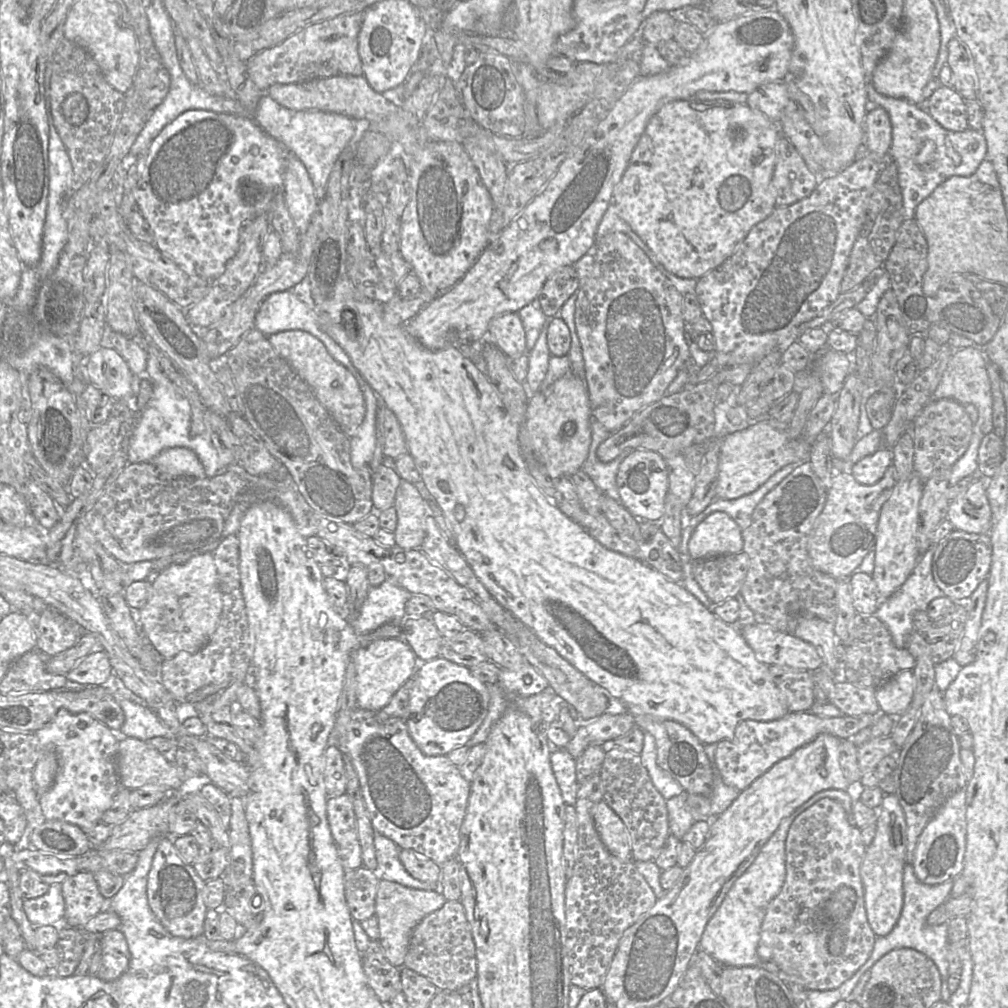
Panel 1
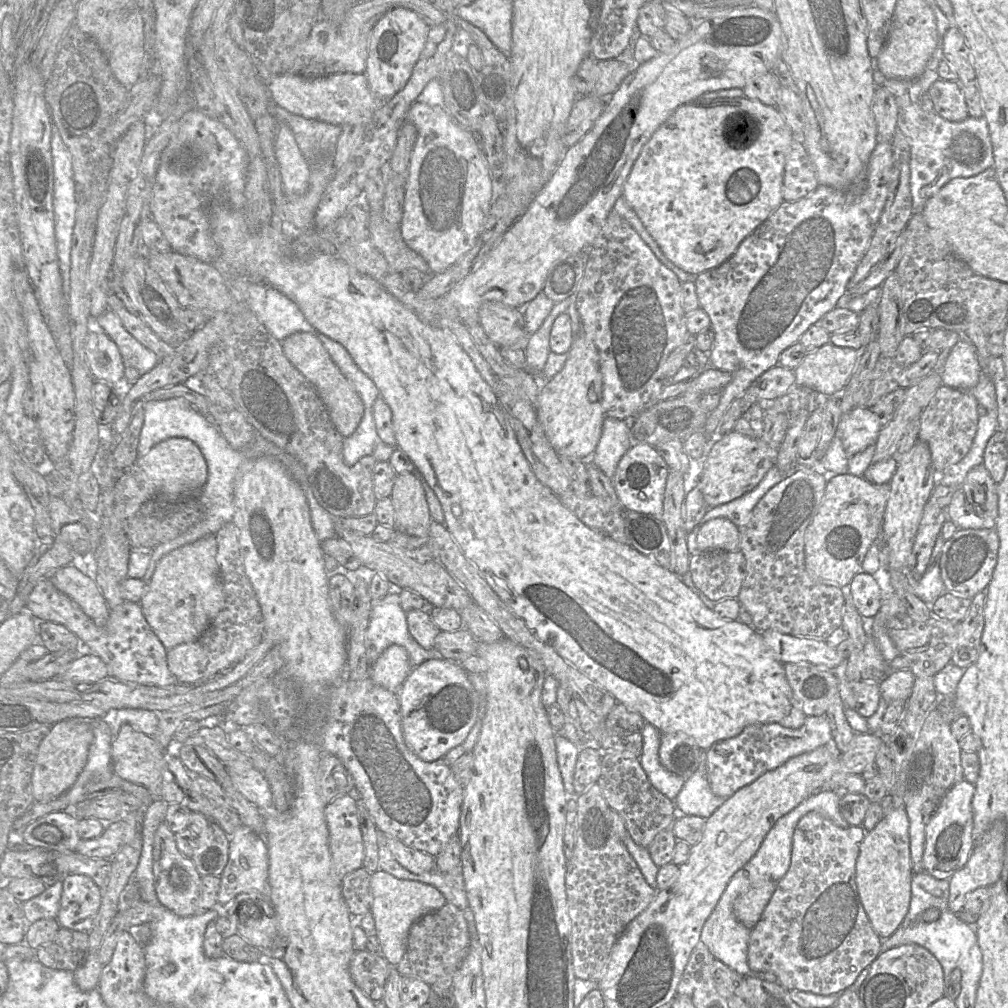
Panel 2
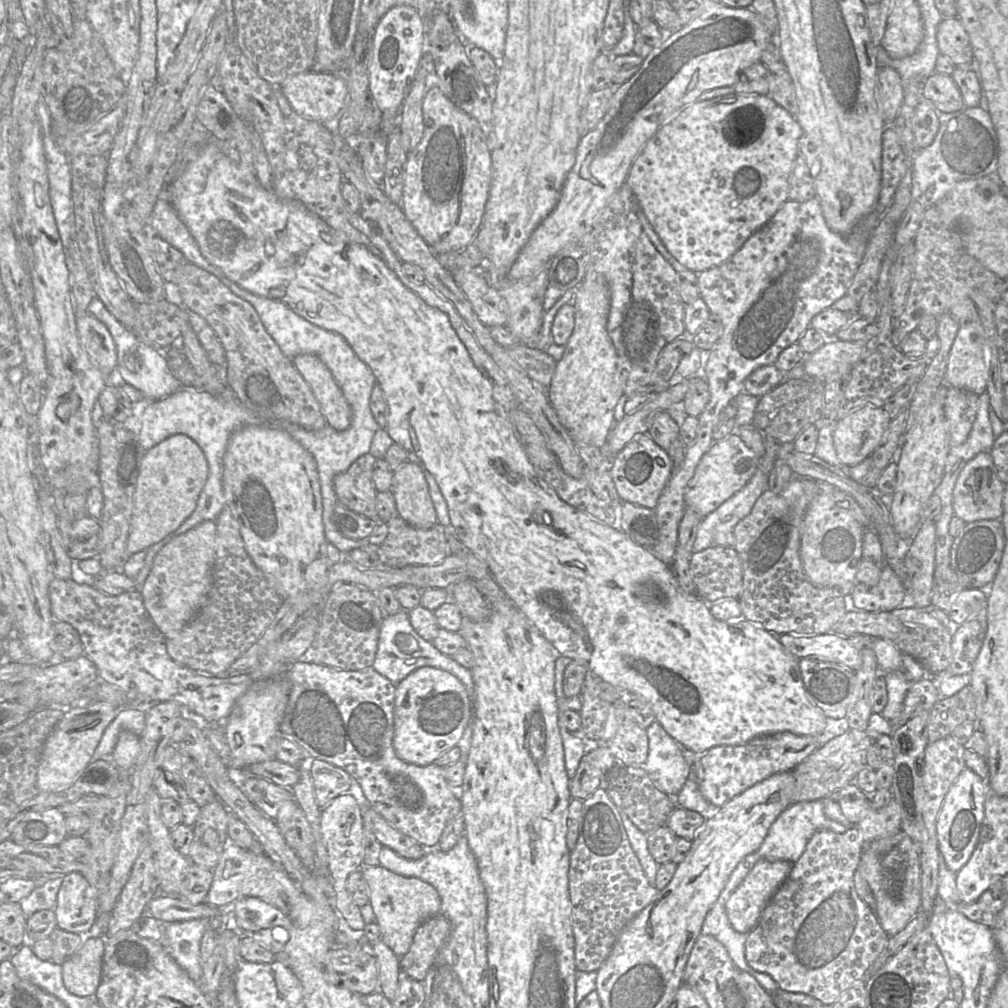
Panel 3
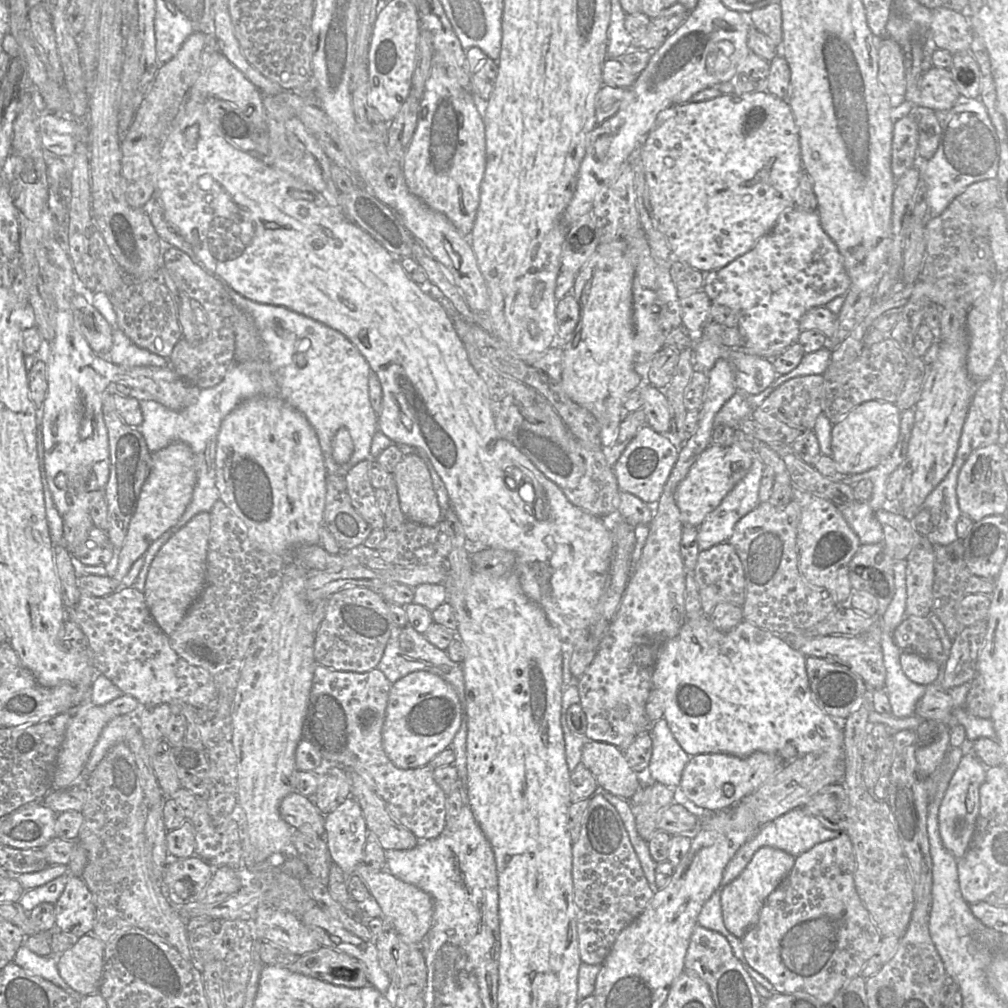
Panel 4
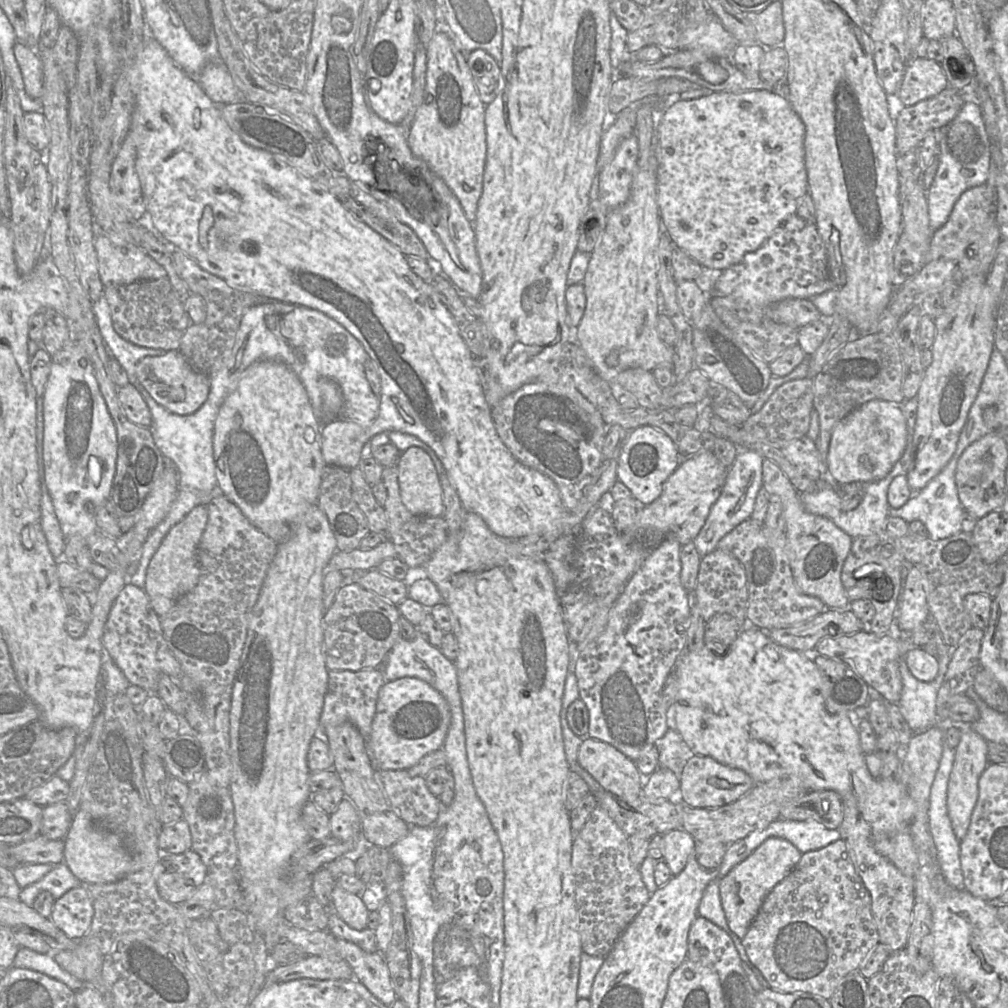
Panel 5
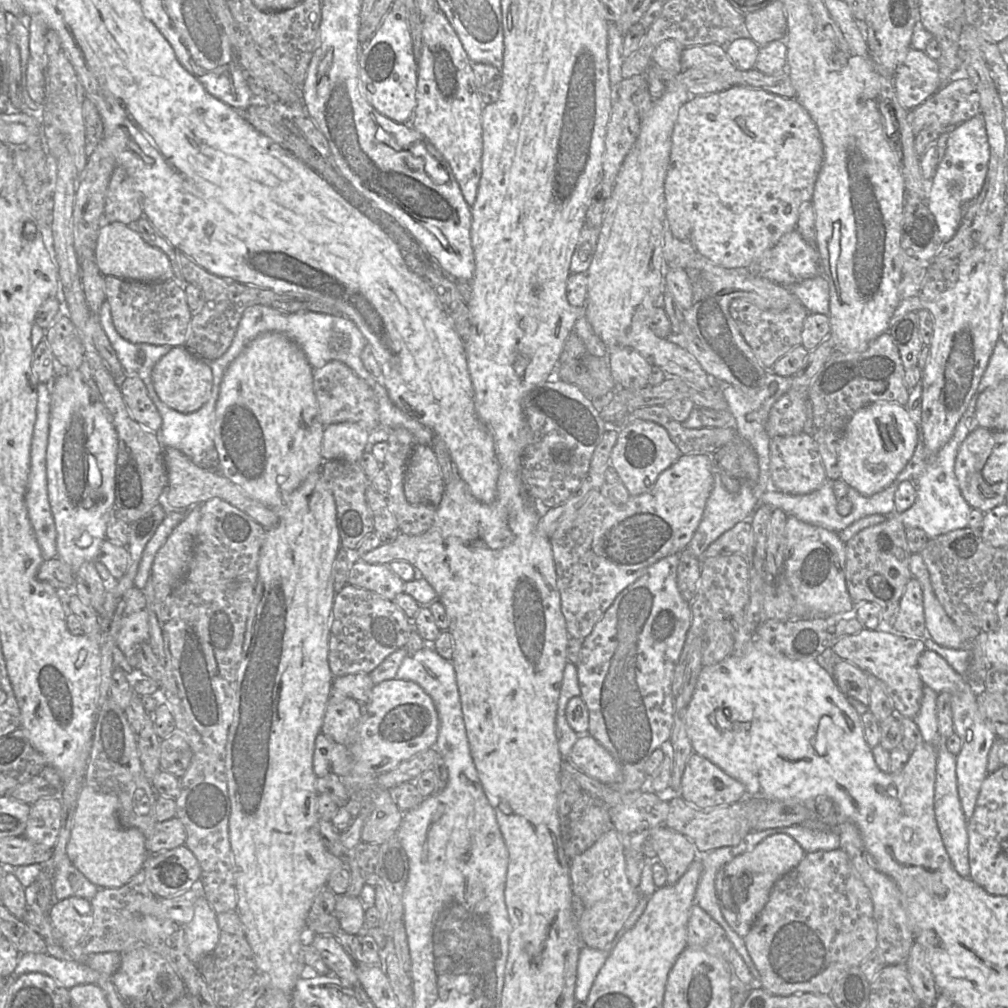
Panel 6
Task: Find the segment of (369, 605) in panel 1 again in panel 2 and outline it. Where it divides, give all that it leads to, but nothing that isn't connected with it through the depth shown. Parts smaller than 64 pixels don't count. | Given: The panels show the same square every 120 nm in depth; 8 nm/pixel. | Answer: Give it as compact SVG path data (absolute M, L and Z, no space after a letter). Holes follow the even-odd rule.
M392 589L382 599L375 601L372 606L370 621L365 634L364 647L365 656L370 665L372 665L379 656L391 645L400 645L406 649L412 669L429 659L442 658L437 650L422 648L410 635L406 612L400 606L400 596L397 589Z

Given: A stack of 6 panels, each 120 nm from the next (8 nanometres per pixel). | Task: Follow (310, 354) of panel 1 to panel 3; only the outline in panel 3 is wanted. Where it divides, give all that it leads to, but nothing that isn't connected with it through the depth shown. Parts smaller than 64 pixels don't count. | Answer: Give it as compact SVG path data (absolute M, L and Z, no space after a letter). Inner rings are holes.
M299 354L292 363L310 386L326 422L337 431L346 430L352 410L331 371L315 354Z

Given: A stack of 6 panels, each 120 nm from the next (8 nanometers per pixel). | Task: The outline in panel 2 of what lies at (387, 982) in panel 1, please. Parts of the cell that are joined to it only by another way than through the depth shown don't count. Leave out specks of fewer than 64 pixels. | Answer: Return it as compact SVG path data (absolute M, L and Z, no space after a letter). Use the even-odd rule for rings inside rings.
M366 949L355 951L349 963L349 973L354 983L373 1002L383 1001L385 984L391 965L380 953Z

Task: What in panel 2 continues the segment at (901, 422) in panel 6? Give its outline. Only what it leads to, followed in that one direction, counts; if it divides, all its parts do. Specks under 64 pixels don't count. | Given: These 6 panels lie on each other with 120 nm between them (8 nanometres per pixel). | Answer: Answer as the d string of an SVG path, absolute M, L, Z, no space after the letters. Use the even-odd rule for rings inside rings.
M855 407L843 413L836 434L842 439L843 447L850 458L876 444L882 426L877 415L867 407Z

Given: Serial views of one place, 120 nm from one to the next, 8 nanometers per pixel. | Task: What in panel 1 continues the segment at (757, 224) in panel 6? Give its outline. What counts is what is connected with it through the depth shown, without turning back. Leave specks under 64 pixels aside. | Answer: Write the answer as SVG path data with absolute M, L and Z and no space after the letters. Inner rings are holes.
M675 100L664 104L648 121L645 130L643 131L637 145L635 146L629 163L617 185L614 187L612 194L612 204L617 208L619 216L630 226L632 231L647 245L647 247L653 252L658 262L670 273L680 278L695 278L698 279L707 274L711 270L720 266L726 259L728 259L733 252L737 249L740 243L747 236L751 228L764 220L775 208L774 188L771 184L773 175L775 156L776 156L776 142L780 135L780 129L778 122L774 122L768 119L763 114L751 109L747 104L728 102L728 101L706 101L700 102L697 100Z

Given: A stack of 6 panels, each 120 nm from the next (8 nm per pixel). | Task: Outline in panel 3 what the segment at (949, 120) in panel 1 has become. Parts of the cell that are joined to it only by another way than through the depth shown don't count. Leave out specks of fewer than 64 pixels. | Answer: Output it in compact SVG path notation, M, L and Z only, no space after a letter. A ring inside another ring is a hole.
M933 73L922 85L922 97L929 100L938 112L953 113L965 108L961 91L951 75Z

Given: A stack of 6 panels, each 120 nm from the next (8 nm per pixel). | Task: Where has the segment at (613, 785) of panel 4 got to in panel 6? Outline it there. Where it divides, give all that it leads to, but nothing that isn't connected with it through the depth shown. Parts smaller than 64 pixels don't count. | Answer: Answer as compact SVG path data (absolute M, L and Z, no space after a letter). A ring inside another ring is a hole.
M591 735L577 739L569 760L590 777L607 785L618 785L622 780L620 765Z

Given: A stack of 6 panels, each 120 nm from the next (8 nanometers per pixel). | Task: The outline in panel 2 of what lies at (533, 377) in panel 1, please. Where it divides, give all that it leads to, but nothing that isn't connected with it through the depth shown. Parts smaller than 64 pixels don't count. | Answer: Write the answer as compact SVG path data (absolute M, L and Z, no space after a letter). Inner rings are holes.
M570 297L554 304L550 314L543 321L539 329L529 335L526 341L526 369L533 375L542 375L550 350L550 333L553 322L558 315L567 313Z

